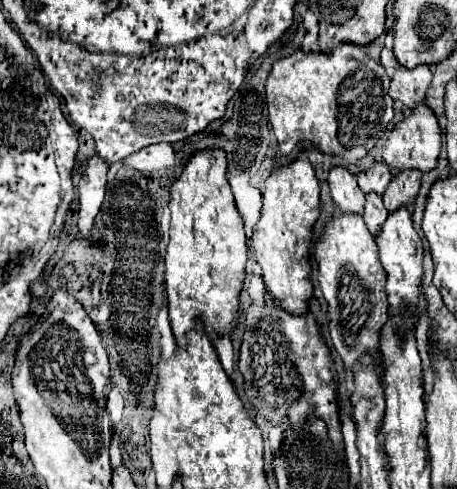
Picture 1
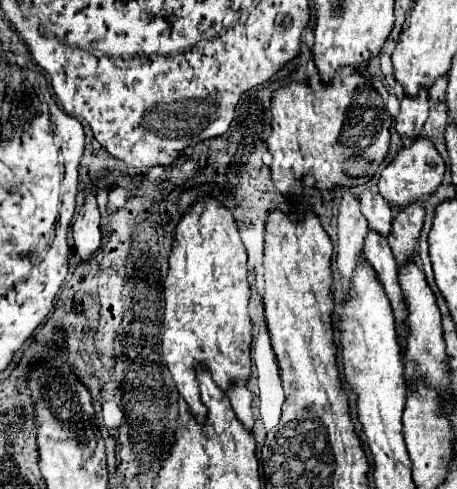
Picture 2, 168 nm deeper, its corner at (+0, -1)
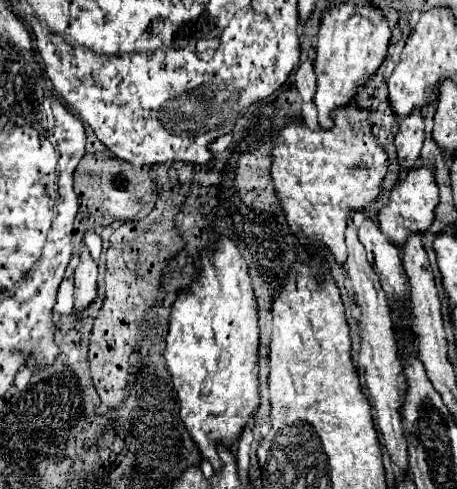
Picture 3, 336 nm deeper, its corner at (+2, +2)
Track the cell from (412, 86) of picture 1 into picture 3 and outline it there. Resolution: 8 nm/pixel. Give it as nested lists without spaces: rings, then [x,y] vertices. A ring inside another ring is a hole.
[[[420,107],[414,109],[410,115],[402,117],[398,123],[398,133],[394,137],[394,145],[398,151],[400,169],[412,169],[420,157],[424,141],[424,117]]]

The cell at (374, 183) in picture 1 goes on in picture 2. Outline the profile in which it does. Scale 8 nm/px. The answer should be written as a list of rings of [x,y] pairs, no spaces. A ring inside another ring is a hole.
[[[366,190],[360,196],[360,206],[362,206],[364,218],[368,220],[368,228],[378,232],[380,236],[388,236],[390,234],[390,222],[394,220],[394,212],[384,202],[384,198],[378,192]]]

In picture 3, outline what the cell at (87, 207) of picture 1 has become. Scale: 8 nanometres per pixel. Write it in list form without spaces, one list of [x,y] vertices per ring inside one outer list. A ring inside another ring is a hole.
[[[82,241],[80,249],[80,263],[74,271],[74,309],[82,311],[96,299],[96,261],[90,257],[86,243]]]

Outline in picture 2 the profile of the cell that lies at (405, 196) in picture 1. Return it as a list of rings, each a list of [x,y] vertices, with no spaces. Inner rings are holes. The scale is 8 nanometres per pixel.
[[[408,204],[406,208],[396,212],[392,222],[392,232],[388,236],[388,244],[394,252],[396,264],[404,264],[414,256],[420,240],[420,230],[424,222],[424,206],[422,204]]]

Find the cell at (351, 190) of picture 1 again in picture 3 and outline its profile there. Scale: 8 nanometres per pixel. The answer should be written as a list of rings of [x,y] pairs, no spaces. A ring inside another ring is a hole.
[[[350,219],[346,227],[346,245],[348,245],[348,259],[346,259],[346,277],[348,285],[352,287],[354,293],[354,311],[358,315],[358,327],[360,327],[360,351],[358,351],[358,365],[364,367],[364,377],[366,377],[366,387],[370,391],[374,411],[376,411],[376,421],[380,427],[380,433],[384,437],[386,449],[392,457],[392,461],[404,471],[408,469],[408,453],[404,445],[404,429],[400,429],[400,417],[396,409],[400,407],[400,359],[398,359],[398,347],[392,331],[392,317],[390,317],[390,307],[386,293],[378,281],[376,271],[372,269],[370,261],[366,259],[366,249],[358,239],[356,225]]]

